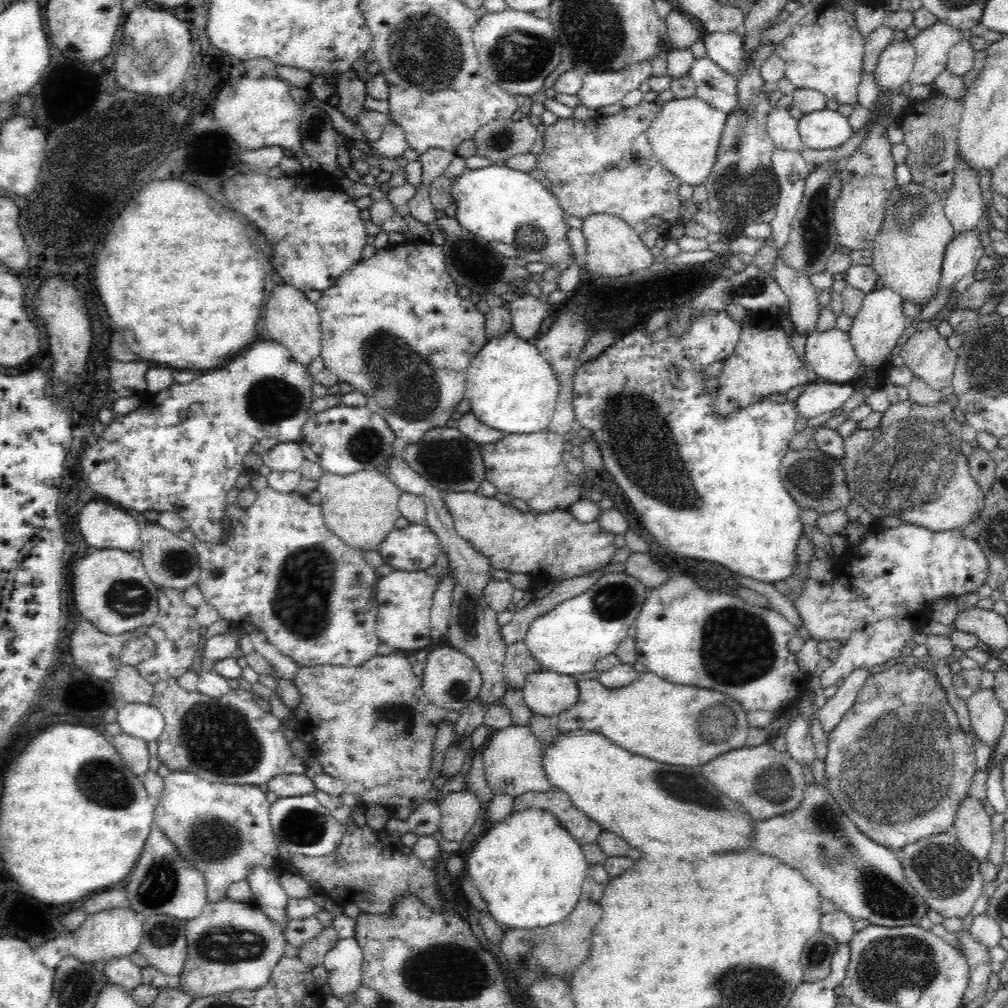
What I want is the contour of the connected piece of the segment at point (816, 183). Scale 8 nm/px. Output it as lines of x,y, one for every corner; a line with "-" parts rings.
824,160
813,164
806,176
802,200
797,207
788,243
782,251
782,258
788,266
798,272
810,274
824,272
825,261
837,251
837,232
835,227
835,198
841,191
842,164
835,160

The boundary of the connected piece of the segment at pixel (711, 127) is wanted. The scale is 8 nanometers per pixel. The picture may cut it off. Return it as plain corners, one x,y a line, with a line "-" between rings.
692,96
684,99
672,99
660,105
660,112
652,118
648,126
647,137
651,147
668,173
676,175
682,183
702,184
710,174
716,158
716,148
726,113
710,106
706,101

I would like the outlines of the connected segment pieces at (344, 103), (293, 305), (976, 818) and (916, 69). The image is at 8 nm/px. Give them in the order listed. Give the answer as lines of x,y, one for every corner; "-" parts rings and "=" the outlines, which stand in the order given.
350,69
338,77
336,91
339,96
337,109
348,120
357,124
359,114
363,111
362,102
367,95
364,80
360,80
356,73
=
280,284
274,286
262,316
264,328
268,330
272,341
276,341
288,348
289,354
295,362
307,365
321,354
321,321
315,304
307,300
302,291
=
968,796
957,807
952,829
958,843
976,857
980,863
987,862
988,852
993,844
990,818
979,800
=
936,20
928,28
911,39
915,50
915,63
909,81
915,84
930,84
946,70
948,52
961,41
963,32

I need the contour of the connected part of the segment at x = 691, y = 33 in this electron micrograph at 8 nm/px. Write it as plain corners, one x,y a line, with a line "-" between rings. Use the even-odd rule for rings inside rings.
676,7
670,10
664,18
664,22
667,26
666,44
671,48
690,49
692,42
702,38
701,31
692,26
689,16
682,11
678,11

